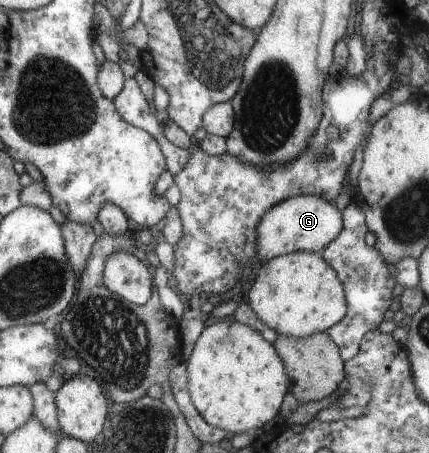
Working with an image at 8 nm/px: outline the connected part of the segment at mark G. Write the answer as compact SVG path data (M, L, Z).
M296 195L270 207L258 220L255 228L256 260L264 262L272 257L296 251L320 252L342 228L341 213L333 202L316 195Z

